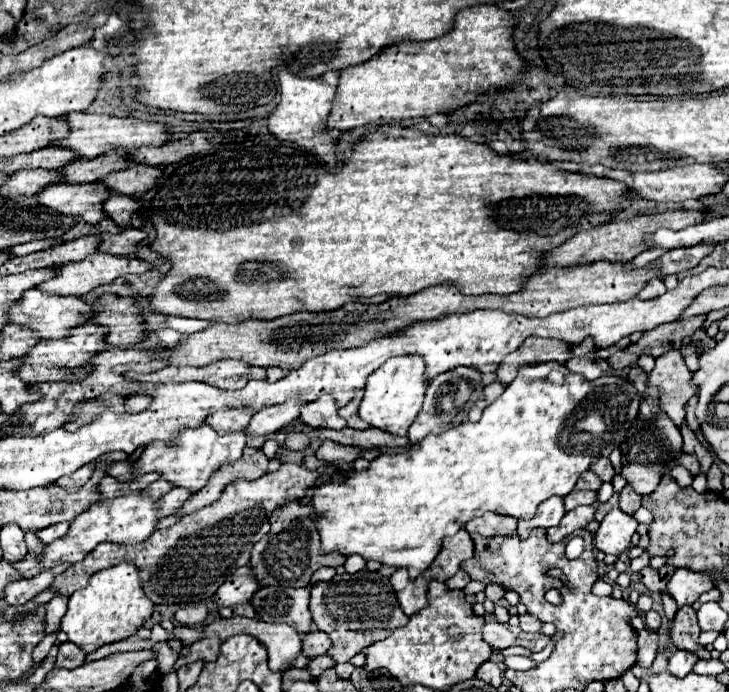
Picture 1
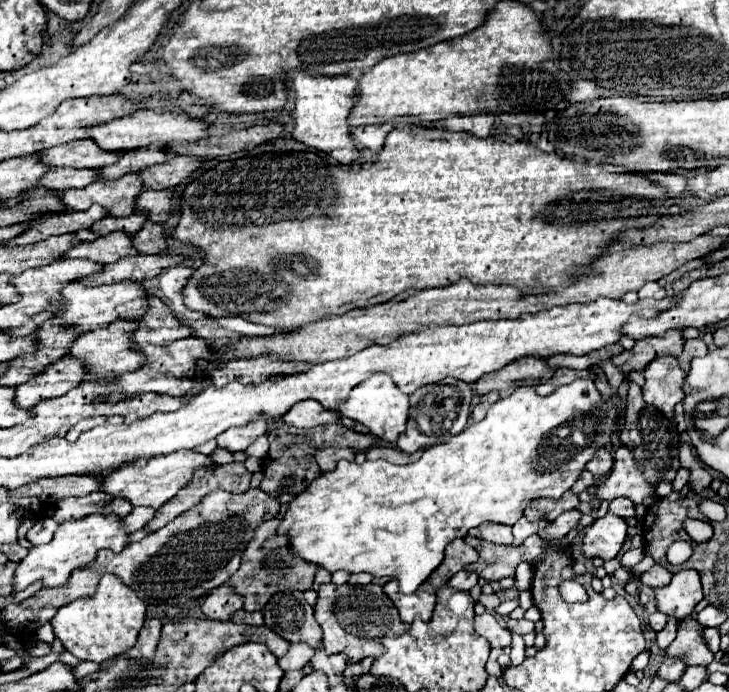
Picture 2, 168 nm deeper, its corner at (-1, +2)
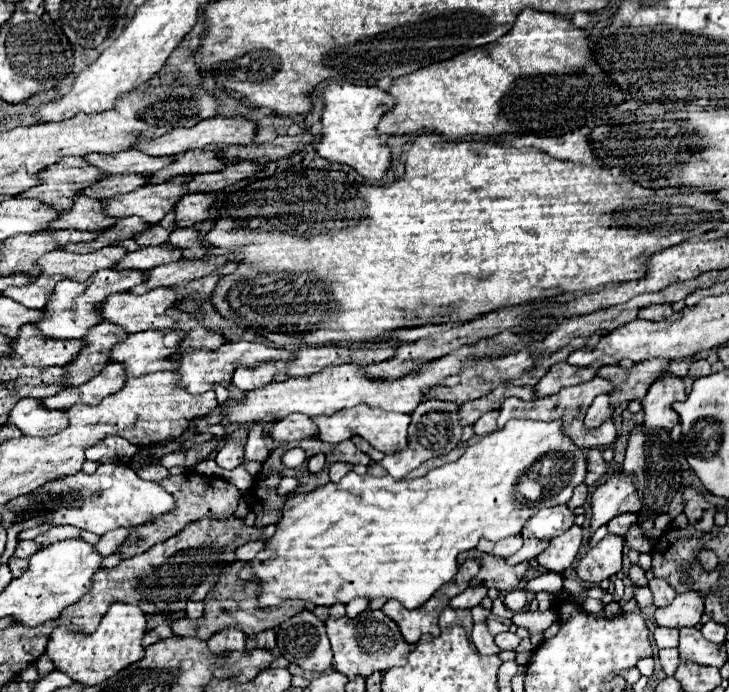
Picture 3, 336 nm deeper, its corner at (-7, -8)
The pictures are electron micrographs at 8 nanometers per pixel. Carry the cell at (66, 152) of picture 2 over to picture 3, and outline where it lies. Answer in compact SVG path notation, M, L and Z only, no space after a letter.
M127 150L127 152L117 152L117 154L91 154L91 156L85 156L85 160L107 174L125 174L125 172L153 174L165 168L167 164L175 162L175 156L155 158L141 150Z

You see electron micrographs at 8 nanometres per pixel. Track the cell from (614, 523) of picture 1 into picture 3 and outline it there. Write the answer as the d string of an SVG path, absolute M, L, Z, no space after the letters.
M607 534L597 546L587 550L577 562L575 572L577 578L587 584L599 584L621 570L621 550L623 538L615 534Z

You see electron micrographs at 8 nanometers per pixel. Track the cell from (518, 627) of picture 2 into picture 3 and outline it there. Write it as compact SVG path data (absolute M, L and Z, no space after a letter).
M503 632L499 636L495 636L495 644L501 648L501 650L515 650L517 644L519 644L519 636L513 634L513 632Z

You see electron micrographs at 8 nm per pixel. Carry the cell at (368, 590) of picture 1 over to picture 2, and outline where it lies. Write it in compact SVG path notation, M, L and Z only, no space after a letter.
M333 582L321 584L317 592L317 604L315 608L315 620L323 628L323 648L327 654L345 652L349 662L363 660L367 656L377 658L383 654L381 638L383 636L401 636L409 624L405 624L399 618L399 612L391 598L383 592L383 586L377 584L365 584L365 586L353 586L343 584L337 586Z

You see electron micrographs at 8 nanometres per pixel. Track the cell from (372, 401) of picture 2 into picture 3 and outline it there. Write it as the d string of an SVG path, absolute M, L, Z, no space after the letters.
M359 404L355 408L339 410L333 416L311 416L317 424L317 434L321 442L339 444L343 440L349 440L353 436L361 436L367 440L373 448L377 448L383 454L393 454L399 448L407 446L407 426L409 426L409 414L397 414L397 412L385 412L381 408L367 408L365 404Z

